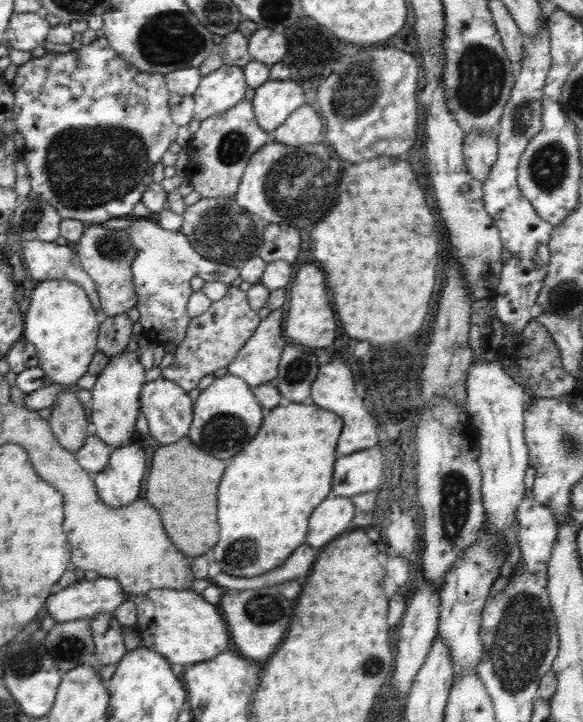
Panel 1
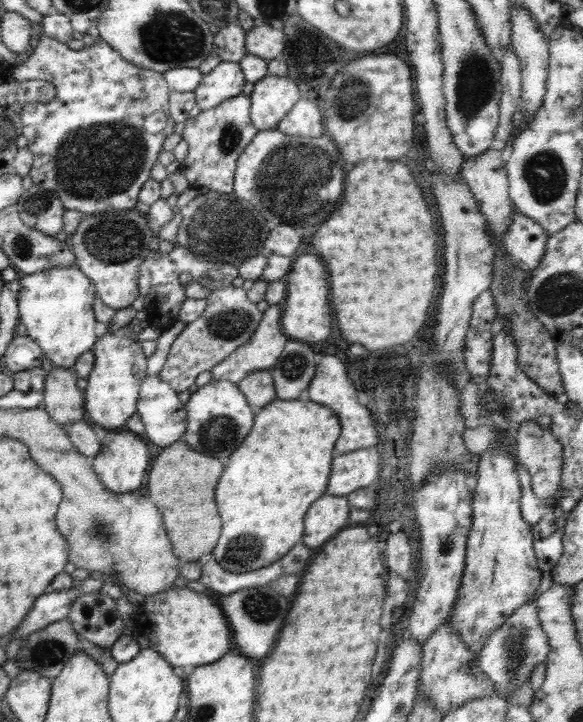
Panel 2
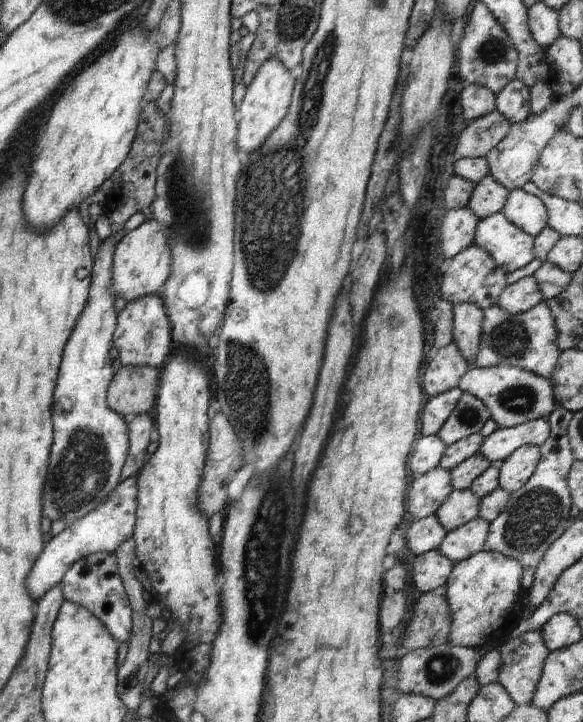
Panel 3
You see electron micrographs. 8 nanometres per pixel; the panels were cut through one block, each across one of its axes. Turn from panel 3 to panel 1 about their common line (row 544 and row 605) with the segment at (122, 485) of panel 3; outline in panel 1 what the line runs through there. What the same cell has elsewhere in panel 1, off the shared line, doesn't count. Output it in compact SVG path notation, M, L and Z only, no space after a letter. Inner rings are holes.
M90 575L56 594L50 594L46 601L46 610L50 616L54 616L57 623L90 618L100 613L113 614L120 604L131 599L131 597L124 597L124 593L126 592L114 578Z

